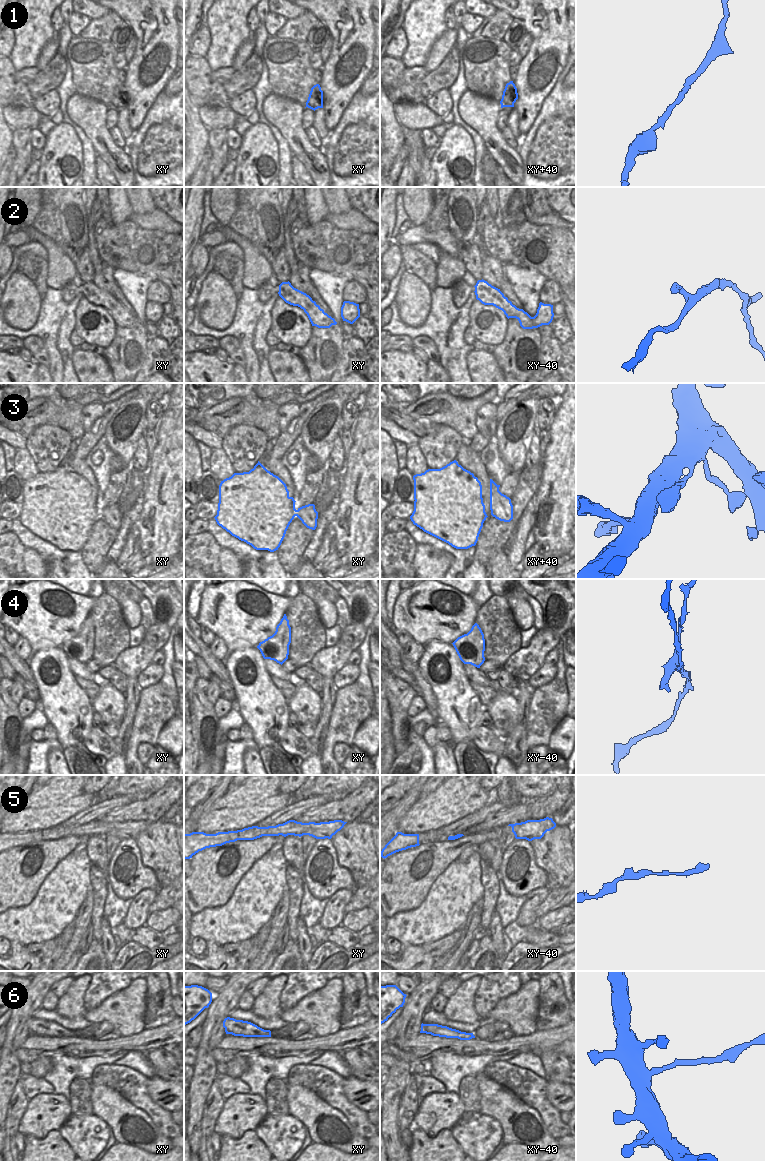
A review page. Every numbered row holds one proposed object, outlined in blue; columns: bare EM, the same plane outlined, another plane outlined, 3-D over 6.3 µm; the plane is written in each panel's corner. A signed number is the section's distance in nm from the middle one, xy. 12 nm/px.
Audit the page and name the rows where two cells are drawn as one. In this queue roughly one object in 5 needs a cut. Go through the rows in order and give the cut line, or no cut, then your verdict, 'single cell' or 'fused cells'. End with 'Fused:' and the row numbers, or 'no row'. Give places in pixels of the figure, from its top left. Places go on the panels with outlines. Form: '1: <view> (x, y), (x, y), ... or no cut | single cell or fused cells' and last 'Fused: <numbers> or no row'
1: no cut | single cell
2: no cut | single cell
3: no cut | single cell
4: xy (283, 617), (286, 619) | fused cells
5: no cut | single cell
6: xy (230, 1018), (225, 1028) | fused cells
Fused: 4, 6

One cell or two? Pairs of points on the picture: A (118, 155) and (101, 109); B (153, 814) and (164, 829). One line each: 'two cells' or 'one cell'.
A: one cell
B: two cells

